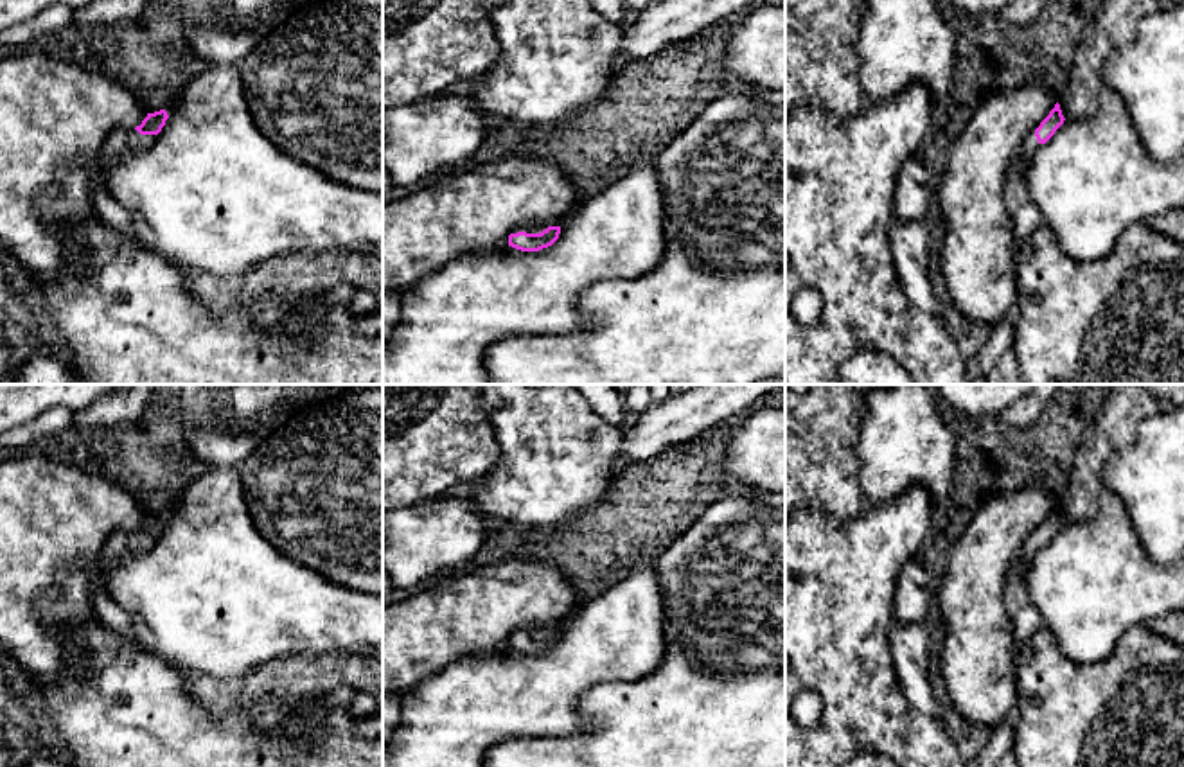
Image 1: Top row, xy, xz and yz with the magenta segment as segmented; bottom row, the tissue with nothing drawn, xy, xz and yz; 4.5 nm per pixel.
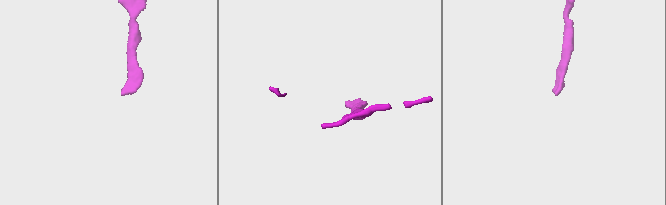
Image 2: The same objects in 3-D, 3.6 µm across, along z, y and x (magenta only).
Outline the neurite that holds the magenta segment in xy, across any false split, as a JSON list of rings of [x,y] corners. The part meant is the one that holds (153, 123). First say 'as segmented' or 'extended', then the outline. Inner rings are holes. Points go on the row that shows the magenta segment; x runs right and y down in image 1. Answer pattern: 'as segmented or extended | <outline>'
extended | [[[165,110],[147,113],[140,126],[137,126],[135,129],[115,129],[102,144],[99,169],[95,171],[95,176],[92,180],[92,189],[95,212],[104,225],[133,235],[131,212],[126,210],[106,189],[102,181],[102,167],[124,151],[151,147],[167,119],[169,115]]]

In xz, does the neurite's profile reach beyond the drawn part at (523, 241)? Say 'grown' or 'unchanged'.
grown

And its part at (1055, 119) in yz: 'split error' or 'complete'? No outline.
split error

